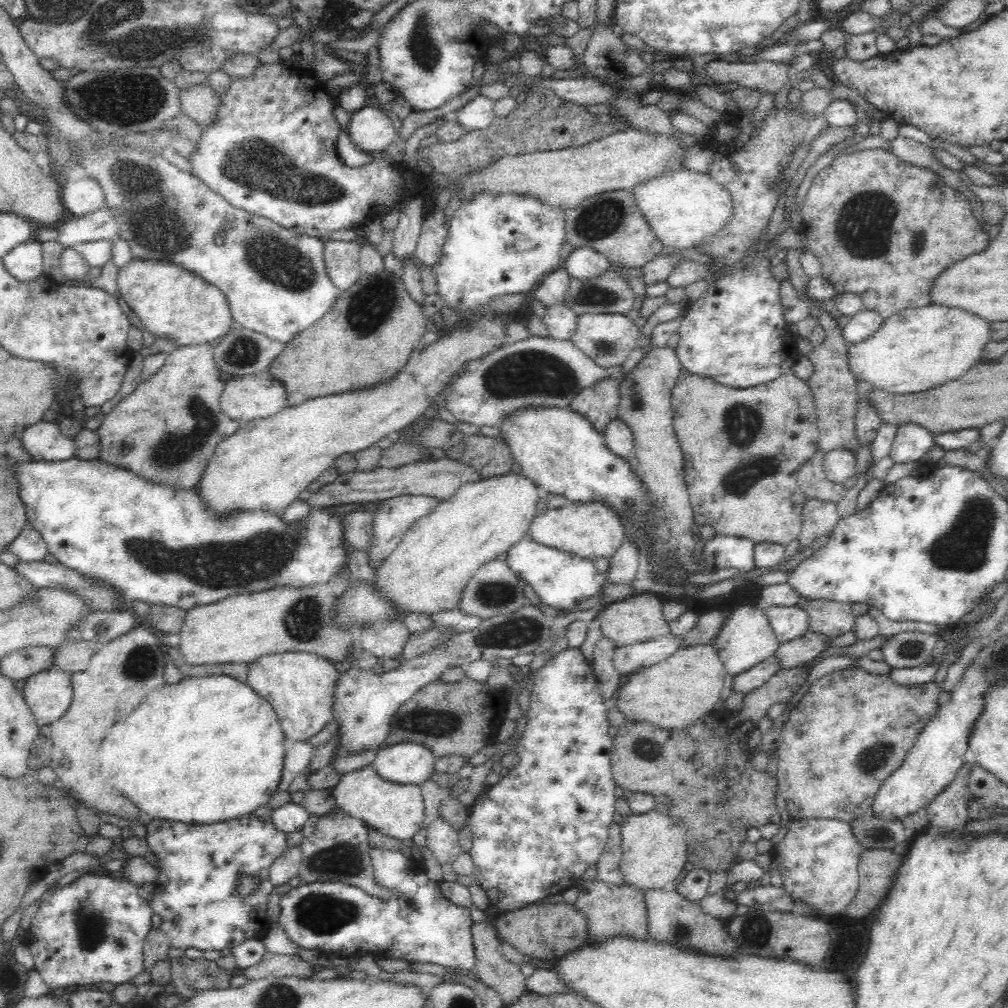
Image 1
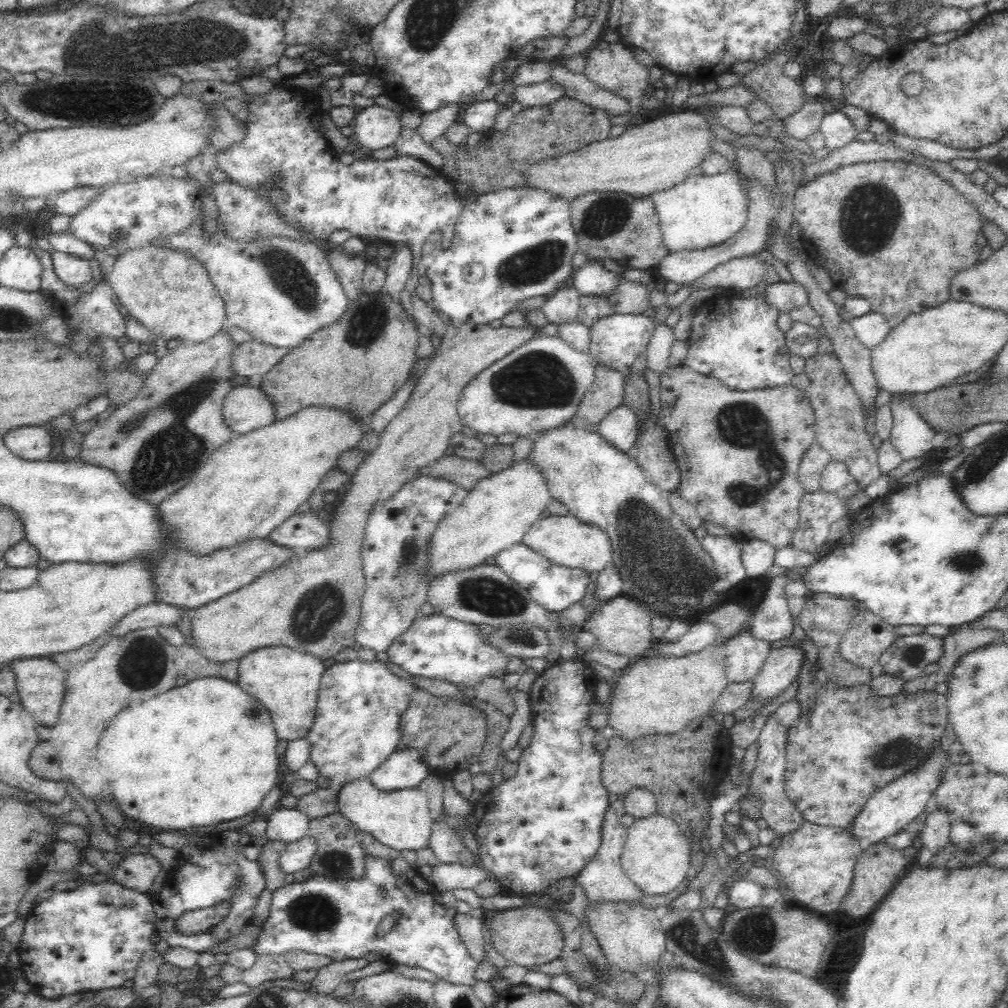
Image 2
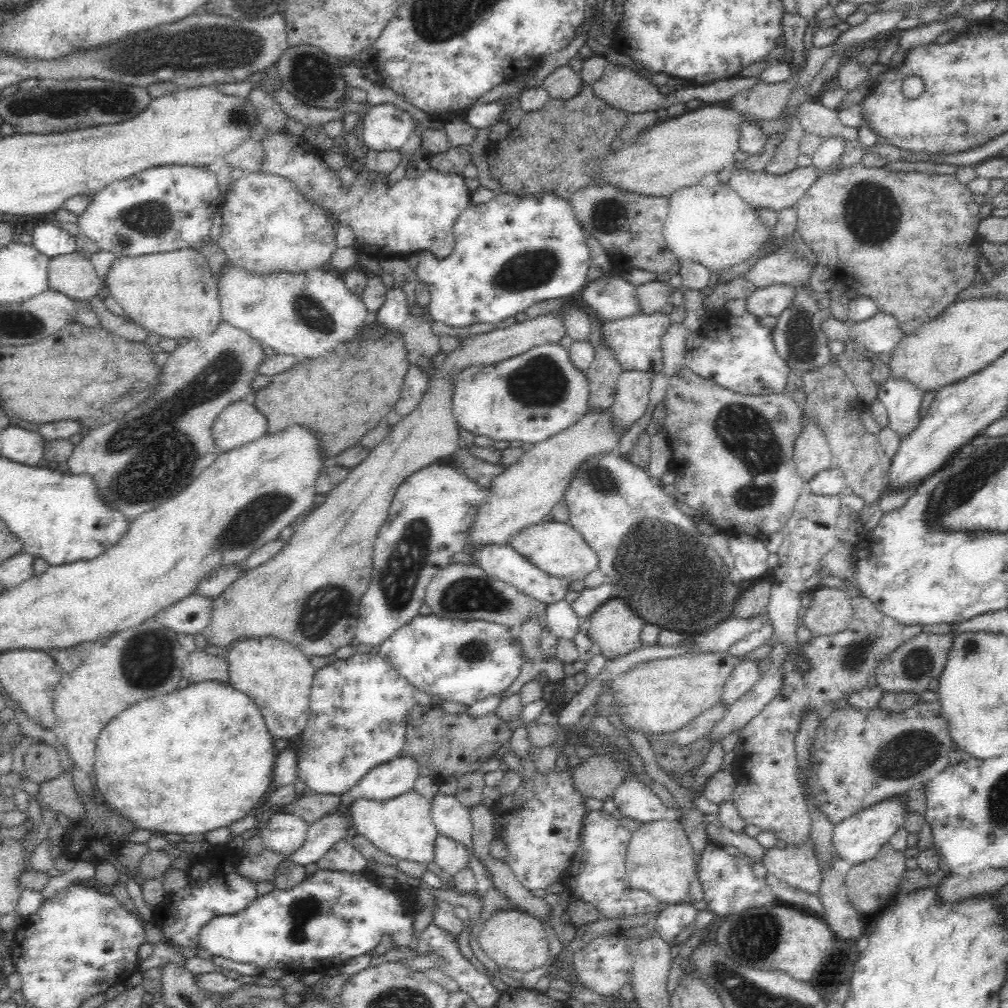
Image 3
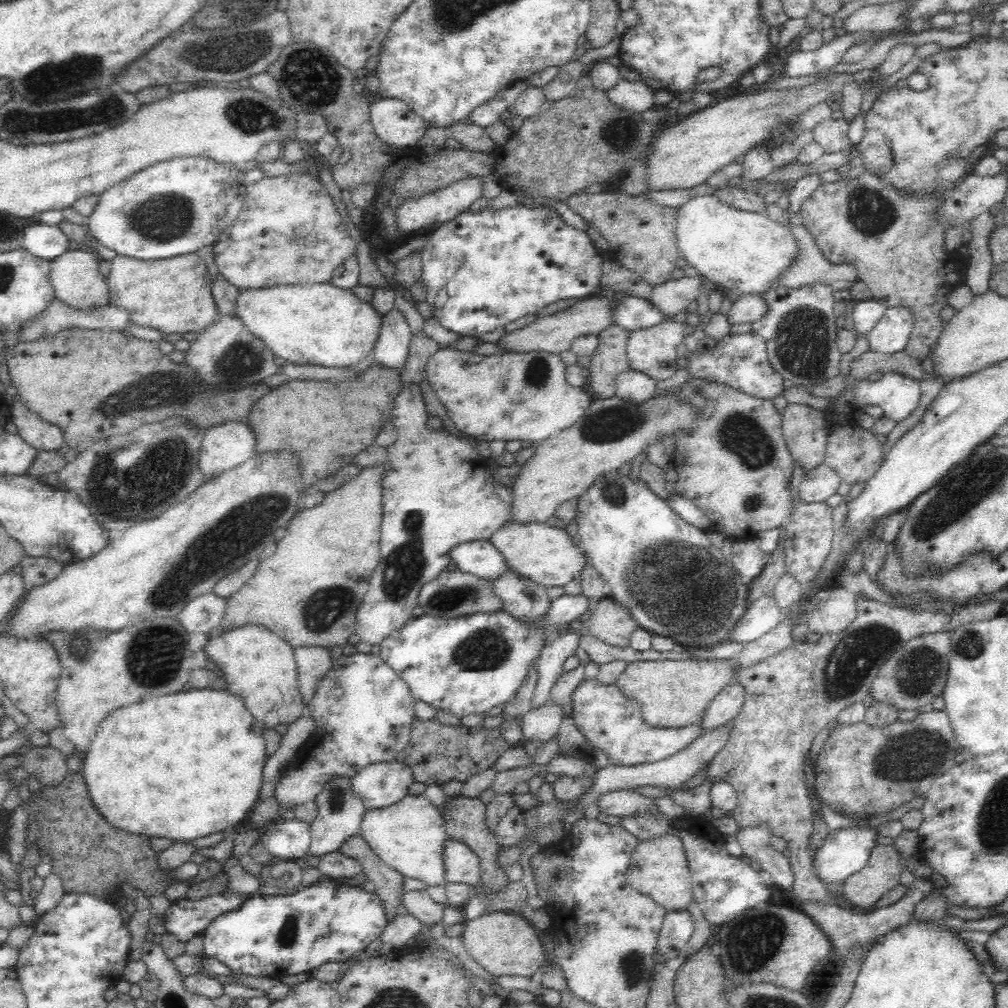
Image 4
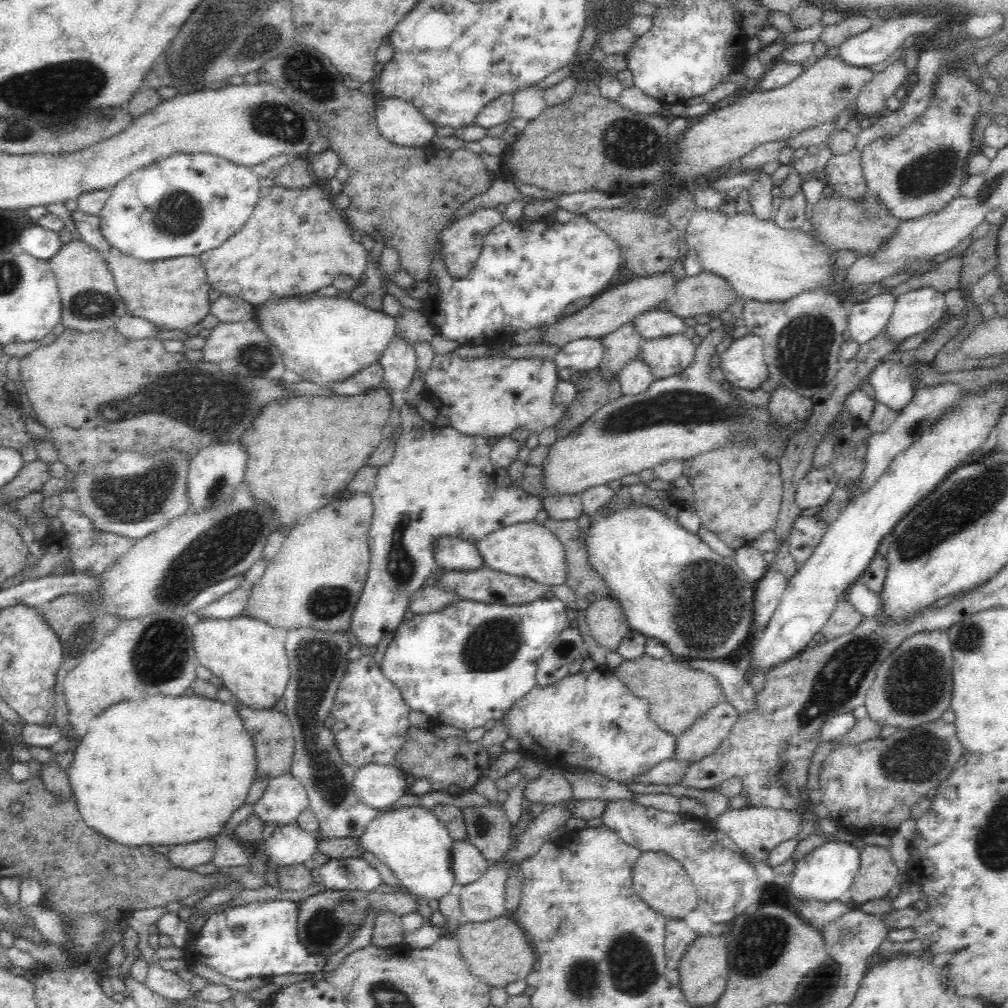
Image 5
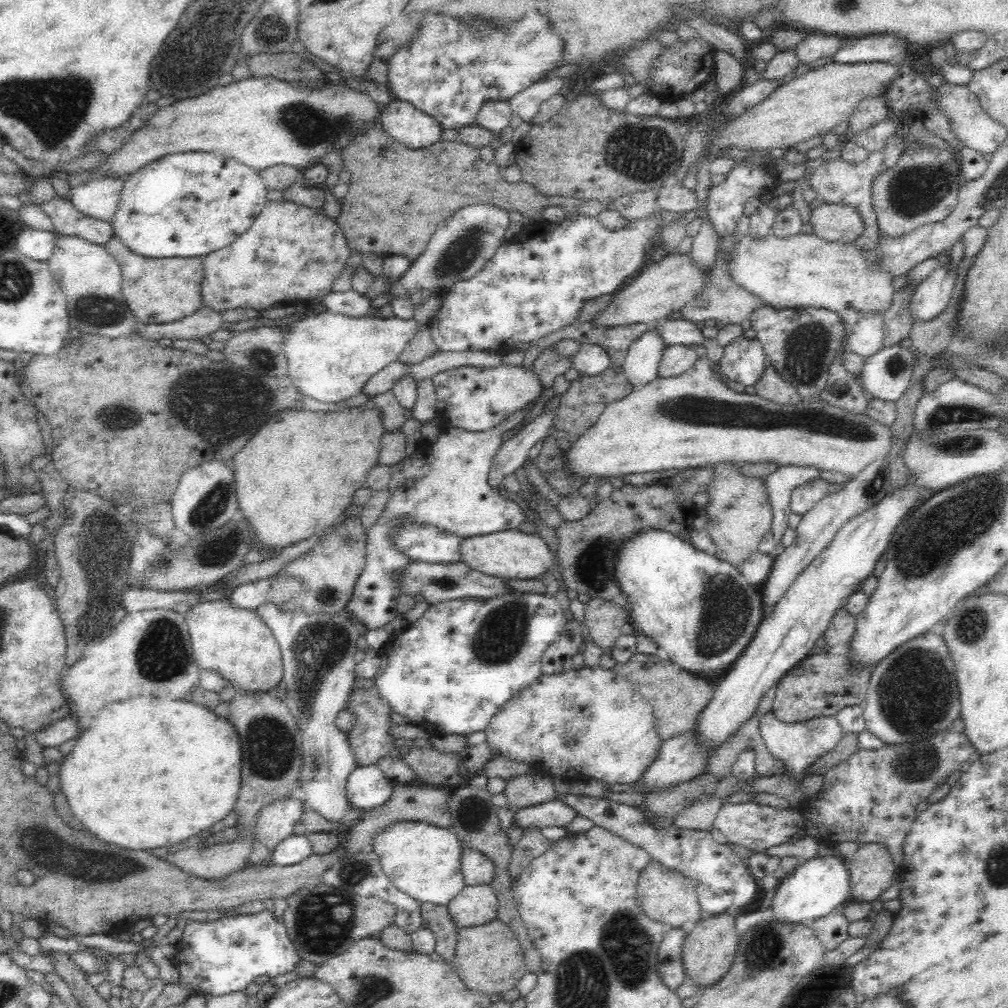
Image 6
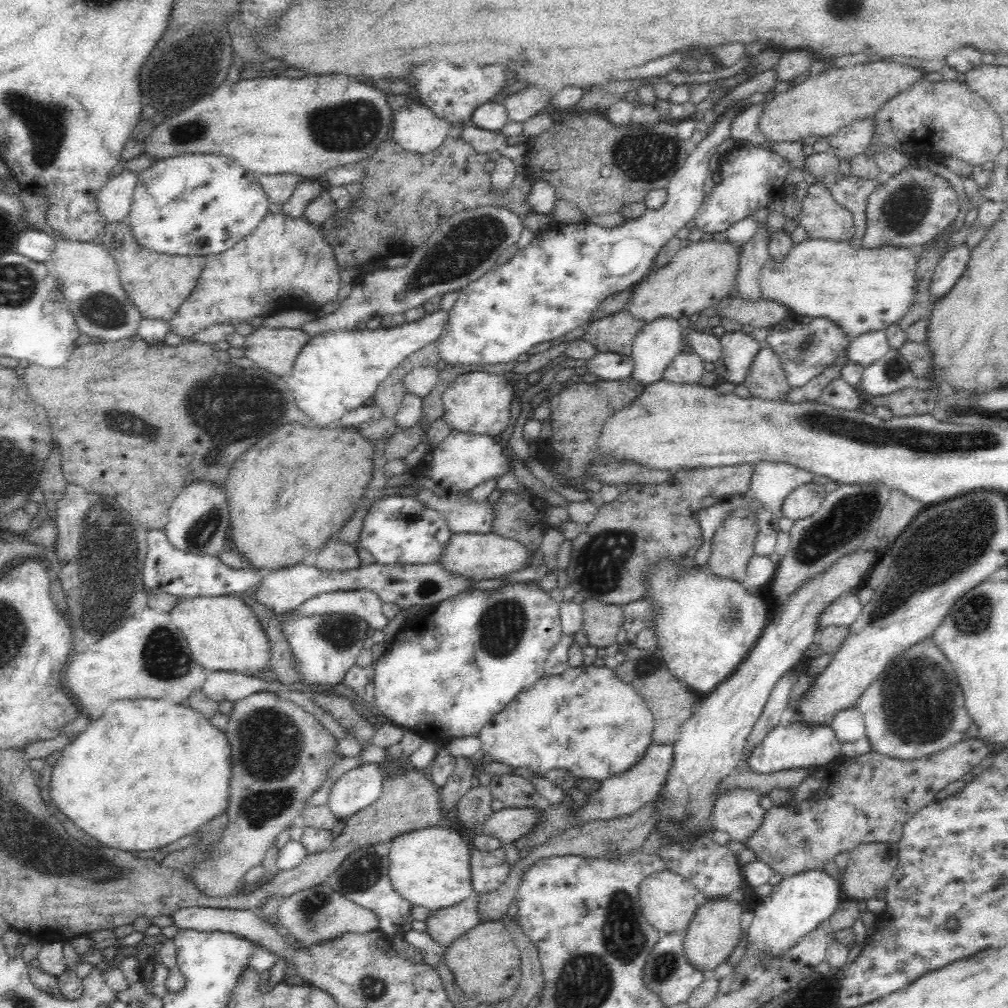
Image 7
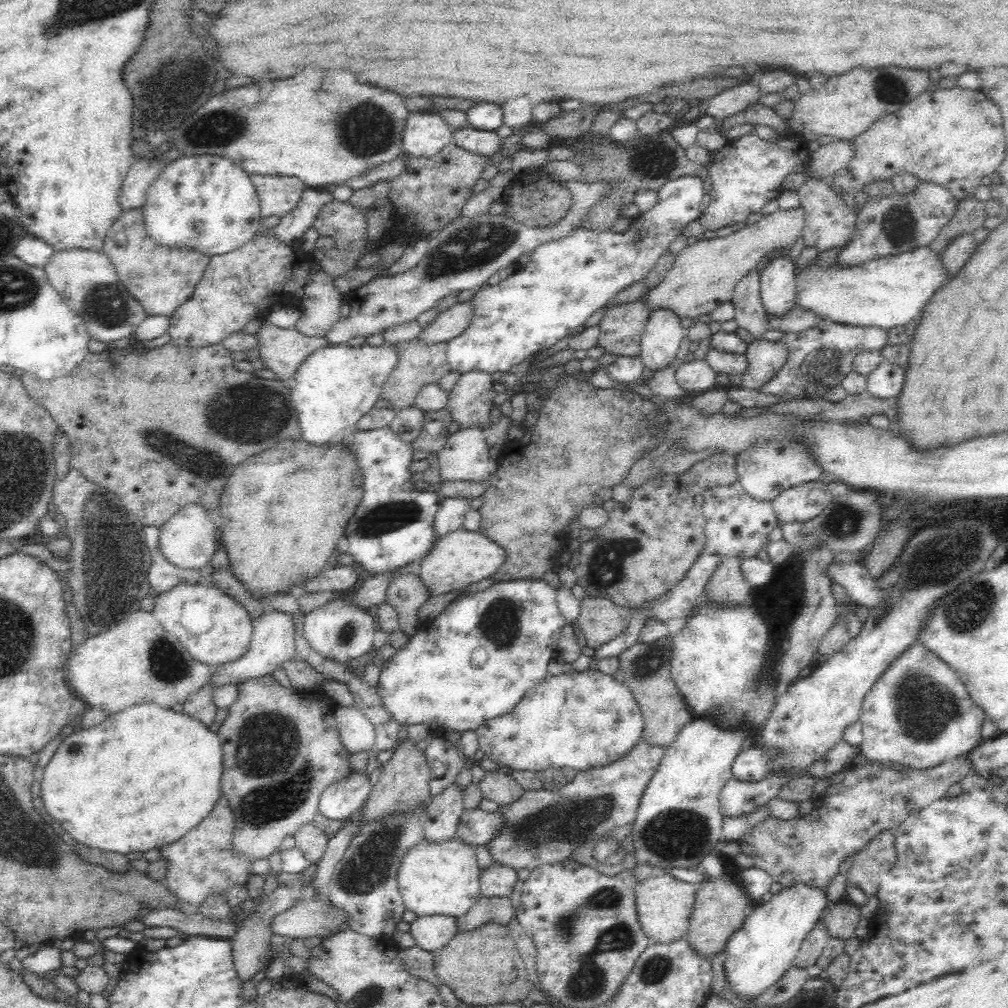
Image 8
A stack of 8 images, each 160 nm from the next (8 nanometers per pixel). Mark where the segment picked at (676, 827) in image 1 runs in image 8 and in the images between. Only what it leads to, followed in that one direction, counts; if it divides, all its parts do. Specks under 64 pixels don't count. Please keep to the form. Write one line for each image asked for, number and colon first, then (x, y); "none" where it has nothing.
2: (656, 857)
3: (660, 861)
4: (658, 868)
5: (659, 881)
6: (667, 896)
7: (668, 900)
8: (664, 904)

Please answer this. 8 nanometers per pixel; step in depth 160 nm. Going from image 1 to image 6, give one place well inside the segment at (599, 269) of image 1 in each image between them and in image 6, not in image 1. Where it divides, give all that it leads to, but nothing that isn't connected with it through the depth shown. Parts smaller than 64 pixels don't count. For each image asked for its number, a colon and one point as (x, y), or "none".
2: (593, 280)
3: (611, 299)
4: (633, 313)
5: (660, 323)
6: (683, 332)

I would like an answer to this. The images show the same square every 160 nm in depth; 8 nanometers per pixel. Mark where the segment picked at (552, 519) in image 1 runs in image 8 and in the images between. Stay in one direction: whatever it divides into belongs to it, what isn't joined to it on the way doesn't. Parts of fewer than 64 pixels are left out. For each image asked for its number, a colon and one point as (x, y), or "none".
2: (564, 540)
3: (554, 547)
4: (545, 554)
5: (527, 549)
6: (519, 553)
7: (477, 556)
8: (463, 557)

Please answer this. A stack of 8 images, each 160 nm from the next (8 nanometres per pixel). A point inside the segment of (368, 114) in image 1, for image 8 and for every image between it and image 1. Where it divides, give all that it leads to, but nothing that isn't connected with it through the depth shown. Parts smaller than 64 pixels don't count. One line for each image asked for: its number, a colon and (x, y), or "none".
2: (375, 127)
3: (384, 126)
4: (395, 123)
5: (400, 122)
6: (406, 124)
7: (416, 128)
8: (425, 134)

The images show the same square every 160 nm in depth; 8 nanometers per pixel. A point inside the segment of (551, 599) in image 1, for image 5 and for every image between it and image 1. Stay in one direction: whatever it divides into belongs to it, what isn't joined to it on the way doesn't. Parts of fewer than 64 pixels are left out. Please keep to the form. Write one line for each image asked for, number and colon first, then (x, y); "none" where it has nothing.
2: (555, 587)
3: (500, 561)
4: (481, 558)
5: (450, 553)

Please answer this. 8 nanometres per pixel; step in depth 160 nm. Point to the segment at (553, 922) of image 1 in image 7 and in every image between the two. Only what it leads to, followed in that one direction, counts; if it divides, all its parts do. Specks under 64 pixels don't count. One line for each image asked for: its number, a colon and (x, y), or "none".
2: (526, 936)
3: (513, 939)
4: (504, 943)
5: (497, 951)
6: (488, 958)
7: (485, 961)

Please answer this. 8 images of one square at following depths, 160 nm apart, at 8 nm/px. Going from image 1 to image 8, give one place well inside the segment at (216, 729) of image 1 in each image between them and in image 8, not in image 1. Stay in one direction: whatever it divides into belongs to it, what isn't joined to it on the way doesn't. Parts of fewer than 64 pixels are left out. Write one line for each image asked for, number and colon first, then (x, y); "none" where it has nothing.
2: (203, 754)
3: (201, 758)
4: (149, 771)
5: (167, 771)
6: (141, 783)
7: (147, 773)
8: (146, 776)

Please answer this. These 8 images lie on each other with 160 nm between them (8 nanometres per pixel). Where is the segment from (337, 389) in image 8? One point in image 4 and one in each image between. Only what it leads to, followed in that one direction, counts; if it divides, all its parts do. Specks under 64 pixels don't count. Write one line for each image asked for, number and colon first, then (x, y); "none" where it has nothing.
4: (321, 325)
5: (324, 340)
6: (330, 356)
7: (335, 374)

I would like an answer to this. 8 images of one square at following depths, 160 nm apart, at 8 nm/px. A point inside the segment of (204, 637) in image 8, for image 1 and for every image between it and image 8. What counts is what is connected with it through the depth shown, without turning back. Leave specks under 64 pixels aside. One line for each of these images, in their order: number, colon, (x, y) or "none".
1: (300, 686)
2: (285, 680)
3: (277, 677)
4: (258, 666)
5: (248, 655)
6: (236, 642)
7: (223, 633)

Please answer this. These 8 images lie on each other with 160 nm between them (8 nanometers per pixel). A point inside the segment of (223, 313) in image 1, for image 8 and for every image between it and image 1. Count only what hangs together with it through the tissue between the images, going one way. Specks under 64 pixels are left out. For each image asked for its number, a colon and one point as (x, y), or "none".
2: (169, 291)
3: (173, 294)
4: (173, 294)
5: (173, 293)
6: (158, 291)
7: (157, 284)
8: (161, 278)

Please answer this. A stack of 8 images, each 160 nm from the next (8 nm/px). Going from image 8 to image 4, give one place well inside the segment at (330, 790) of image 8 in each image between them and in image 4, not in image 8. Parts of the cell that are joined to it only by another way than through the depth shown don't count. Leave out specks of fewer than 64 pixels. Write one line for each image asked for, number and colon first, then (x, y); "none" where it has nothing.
4: (380, 785)
5: (375, 785)
6: (366, 787)
7: (357, 788)

